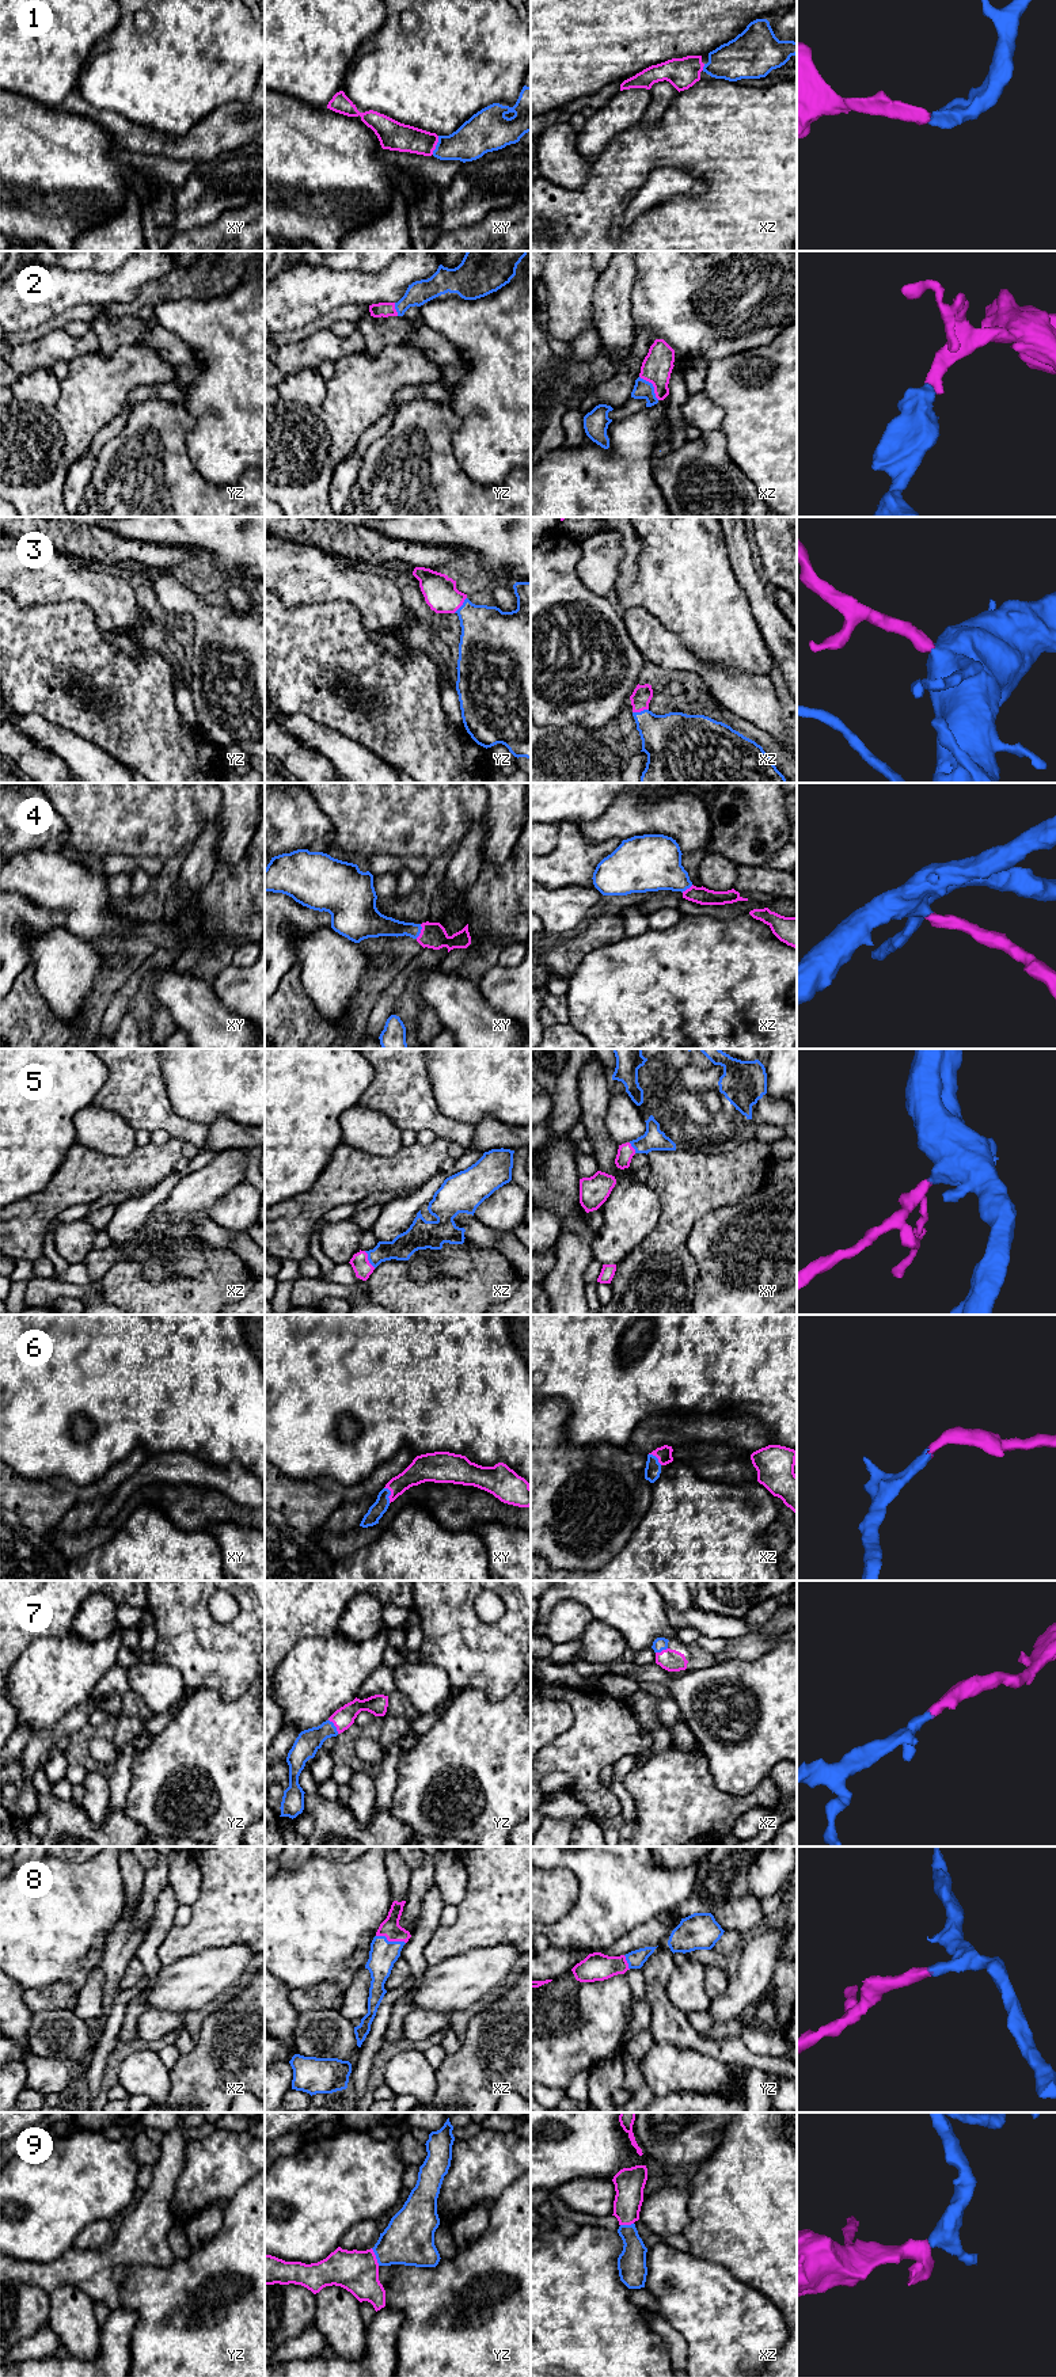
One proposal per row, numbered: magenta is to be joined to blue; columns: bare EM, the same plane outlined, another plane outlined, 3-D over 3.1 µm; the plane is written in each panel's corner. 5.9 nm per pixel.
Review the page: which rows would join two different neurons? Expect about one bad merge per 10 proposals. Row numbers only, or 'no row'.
no row

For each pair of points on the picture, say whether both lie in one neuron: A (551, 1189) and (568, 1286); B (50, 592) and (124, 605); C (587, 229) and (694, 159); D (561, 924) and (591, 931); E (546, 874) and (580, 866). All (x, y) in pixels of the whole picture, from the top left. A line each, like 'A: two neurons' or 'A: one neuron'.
A: one neuron
B: one neuron
C: one neuron
D: two neurons
E: one neuron

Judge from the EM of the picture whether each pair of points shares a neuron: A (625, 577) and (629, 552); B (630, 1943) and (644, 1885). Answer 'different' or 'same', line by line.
A: same
B: different

